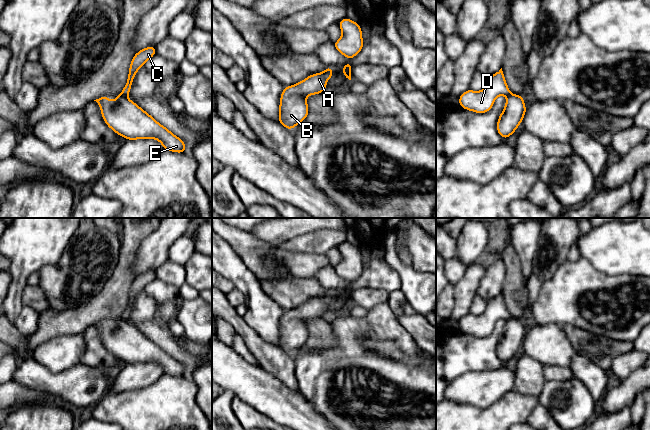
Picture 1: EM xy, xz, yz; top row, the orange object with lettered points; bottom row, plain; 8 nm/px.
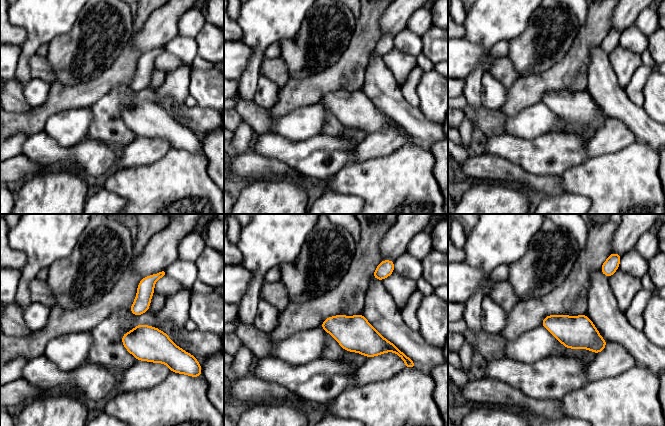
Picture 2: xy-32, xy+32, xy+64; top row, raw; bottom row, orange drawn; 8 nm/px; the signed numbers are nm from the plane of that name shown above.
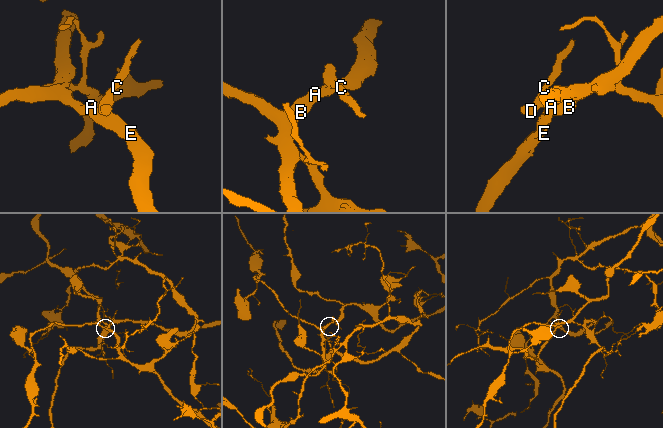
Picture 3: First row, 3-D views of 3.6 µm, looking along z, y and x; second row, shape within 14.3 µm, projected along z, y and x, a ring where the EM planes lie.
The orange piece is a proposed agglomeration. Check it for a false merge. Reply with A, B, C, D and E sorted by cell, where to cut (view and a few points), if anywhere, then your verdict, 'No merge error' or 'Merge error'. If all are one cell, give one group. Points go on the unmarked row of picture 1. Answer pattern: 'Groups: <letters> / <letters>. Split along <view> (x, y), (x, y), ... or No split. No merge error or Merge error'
Groups: A B E / C D. Split along xy (121, 317), (126, 320). Merge error

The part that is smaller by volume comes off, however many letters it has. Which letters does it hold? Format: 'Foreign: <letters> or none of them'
Foreign: C, D

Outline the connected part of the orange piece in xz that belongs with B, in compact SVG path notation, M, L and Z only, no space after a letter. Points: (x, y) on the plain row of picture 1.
M328 291L322 297L312 298L299 307L285 310L280 321L278 346L290 354L303 346L309 337L306 322L309 319L322 318L332 298L333 291Z

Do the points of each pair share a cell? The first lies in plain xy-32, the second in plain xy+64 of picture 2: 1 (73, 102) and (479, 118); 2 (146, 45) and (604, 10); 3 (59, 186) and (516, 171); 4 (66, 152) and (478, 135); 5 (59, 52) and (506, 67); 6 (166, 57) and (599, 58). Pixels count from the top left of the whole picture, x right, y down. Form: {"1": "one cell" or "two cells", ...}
{"1": "two cells", "2": "two cells", "3": "two cells", "4": "two cells", "5": "two cells", "6": "two cells"}

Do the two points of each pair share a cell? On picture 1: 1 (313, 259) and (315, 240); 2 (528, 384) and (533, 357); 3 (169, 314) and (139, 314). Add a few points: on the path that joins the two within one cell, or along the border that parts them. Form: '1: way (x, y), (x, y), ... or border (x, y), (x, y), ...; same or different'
1: border (291, 251), (325, 254); different
2: way (529, 377), (529, 367), (531, 364); same
3: border (157, 303), (157, 315), (168, 326); different

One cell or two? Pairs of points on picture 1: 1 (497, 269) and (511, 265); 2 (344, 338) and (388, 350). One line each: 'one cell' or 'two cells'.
1: two cells
2: two cells

